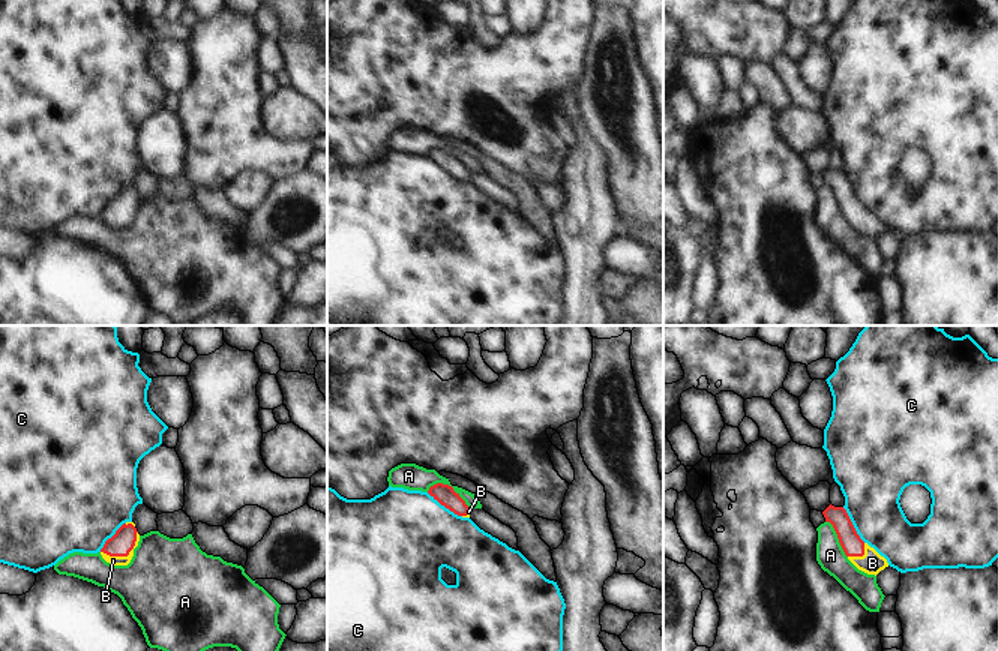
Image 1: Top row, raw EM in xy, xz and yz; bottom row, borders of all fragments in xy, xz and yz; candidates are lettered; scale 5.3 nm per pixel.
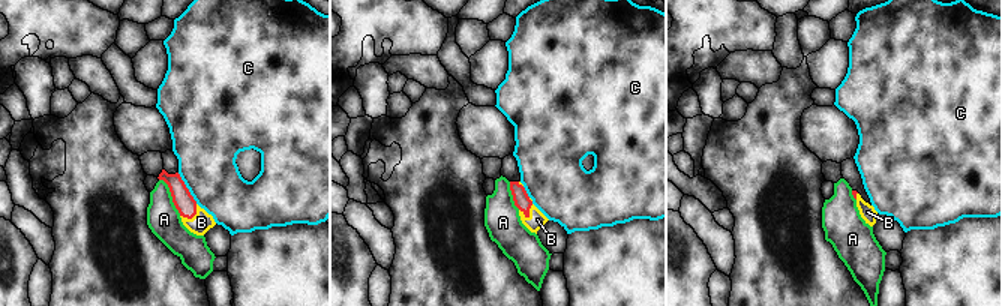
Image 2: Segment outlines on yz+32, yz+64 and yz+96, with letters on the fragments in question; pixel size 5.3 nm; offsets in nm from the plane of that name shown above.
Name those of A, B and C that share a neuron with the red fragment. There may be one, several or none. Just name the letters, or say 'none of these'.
B

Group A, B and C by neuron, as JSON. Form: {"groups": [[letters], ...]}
{"groups": [["A"], ["B"], ["C"]]}

